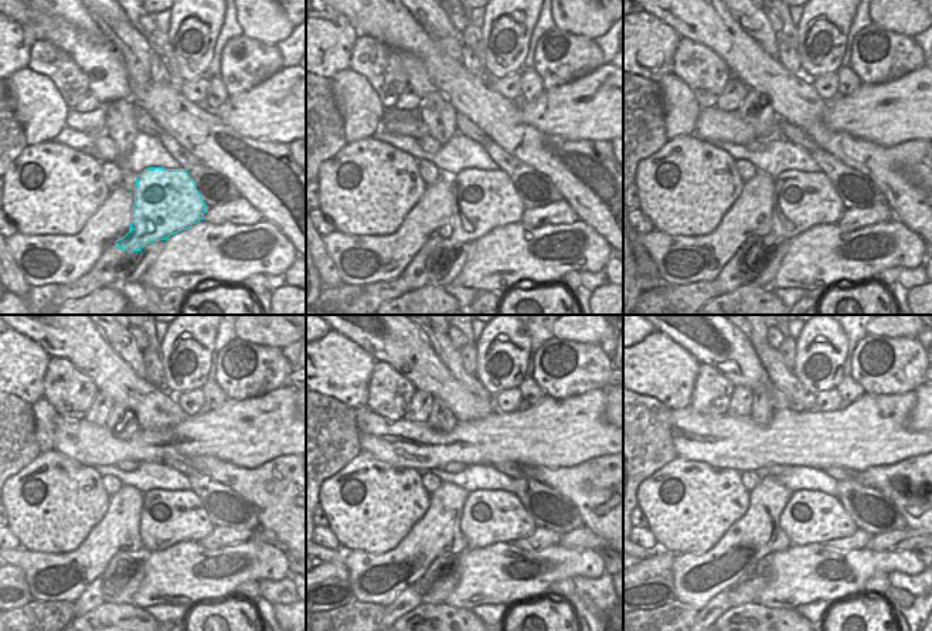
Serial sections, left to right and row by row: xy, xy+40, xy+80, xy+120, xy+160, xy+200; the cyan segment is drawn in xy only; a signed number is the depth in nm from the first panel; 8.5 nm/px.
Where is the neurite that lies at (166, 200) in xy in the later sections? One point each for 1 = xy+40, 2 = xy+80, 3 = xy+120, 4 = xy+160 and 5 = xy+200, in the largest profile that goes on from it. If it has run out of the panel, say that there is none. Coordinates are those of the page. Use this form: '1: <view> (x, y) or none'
1: xy+40 (483, 200)
2: xy+80 (802, 200)
3: xy+120 (167, 518)
4: xy+160 (489, 516)
5: xy+200 (810, 516)

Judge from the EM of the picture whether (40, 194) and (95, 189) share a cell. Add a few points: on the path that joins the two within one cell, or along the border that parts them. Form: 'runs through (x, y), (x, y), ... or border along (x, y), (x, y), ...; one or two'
runs through (54, 189), (81, 189); one

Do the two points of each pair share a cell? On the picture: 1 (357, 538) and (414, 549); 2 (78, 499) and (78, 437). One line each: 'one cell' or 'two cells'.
1: two cells
2: two cells

